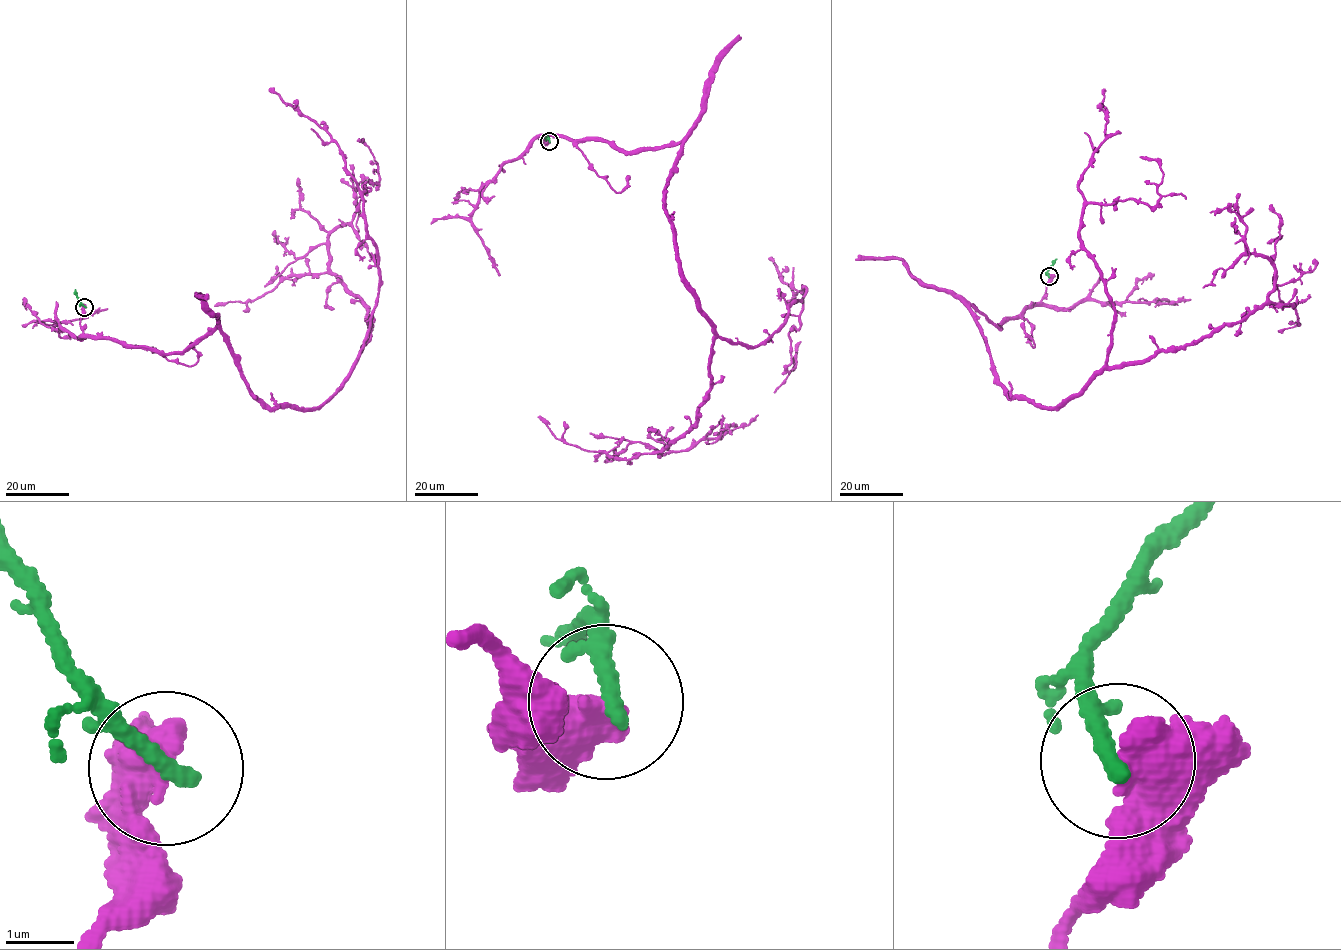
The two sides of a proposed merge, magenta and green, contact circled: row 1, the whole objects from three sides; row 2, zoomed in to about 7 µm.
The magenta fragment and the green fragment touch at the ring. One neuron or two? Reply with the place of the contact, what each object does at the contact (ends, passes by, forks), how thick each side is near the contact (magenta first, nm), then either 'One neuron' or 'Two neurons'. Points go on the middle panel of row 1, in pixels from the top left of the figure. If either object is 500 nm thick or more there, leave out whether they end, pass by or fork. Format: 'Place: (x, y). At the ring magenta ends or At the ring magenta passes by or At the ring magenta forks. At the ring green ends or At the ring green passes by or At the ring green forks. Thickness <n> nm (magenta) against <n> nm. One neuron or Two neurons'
Place: (549, 141). Thickness 600 nm (magenta) against 280 nm. Two neurons

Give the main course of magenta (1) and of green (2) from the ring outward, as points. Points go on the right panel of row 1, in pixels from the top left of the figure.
1: (1049, 276), (998, 327), (968, 304), (1009, 396), (1054, 407), (1264, 304), (1275, 267), (1241, 217), (1210, 213)
2: (1049, 276), (1049, 268), (1056, 258)

